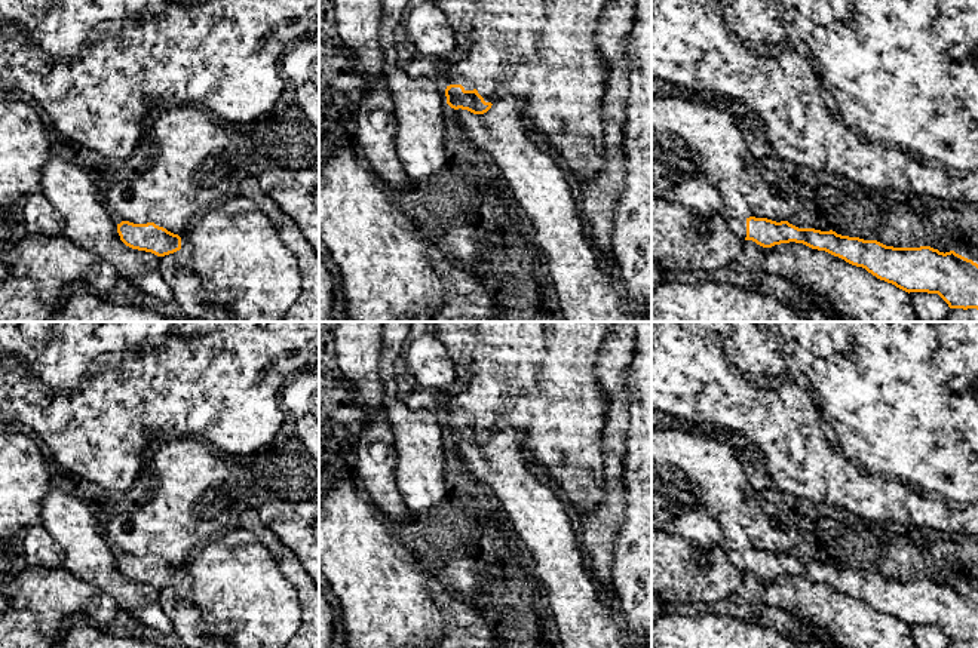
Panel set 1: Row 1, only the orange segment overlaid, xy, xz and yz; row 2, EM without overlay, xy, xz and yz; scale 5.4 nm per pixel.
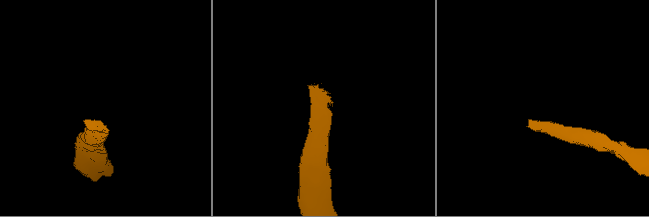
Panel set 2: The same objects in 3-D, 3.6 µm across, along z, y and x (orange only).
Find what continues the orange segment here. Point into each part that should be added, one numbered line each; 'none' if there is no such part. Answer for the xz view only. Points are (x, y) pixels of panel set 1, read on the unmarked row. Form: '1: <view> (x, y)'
1: xz (503, 371)

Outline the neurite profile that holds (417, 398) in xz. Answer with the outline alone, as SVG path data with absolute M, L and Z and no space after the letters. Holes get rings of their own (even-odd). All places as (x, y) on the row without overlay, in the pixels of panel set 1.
M402 354L393 368L393 378L398 384L396 397L414 411L430 411L436 414L444 423L451 417L453 397L439 390L421 387Z

